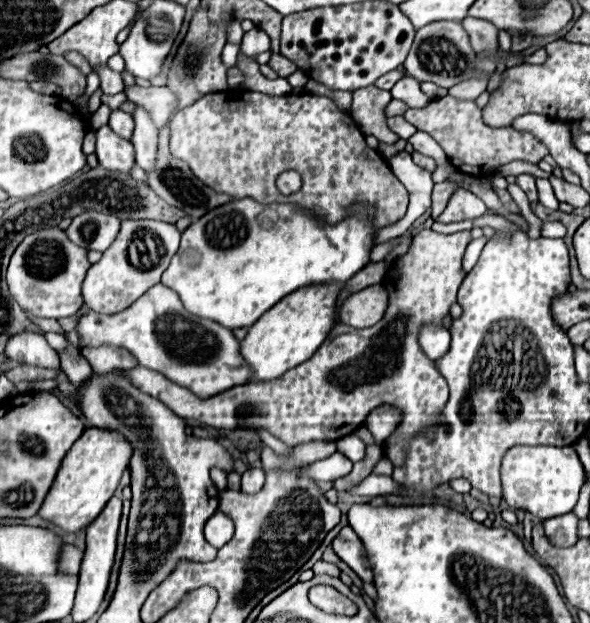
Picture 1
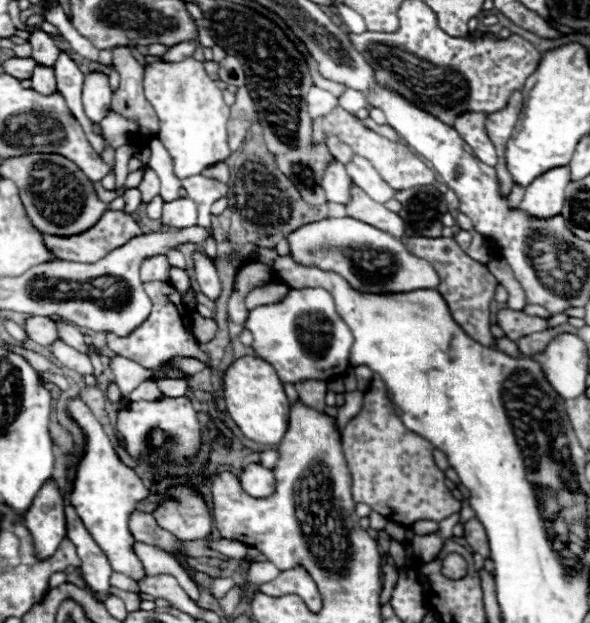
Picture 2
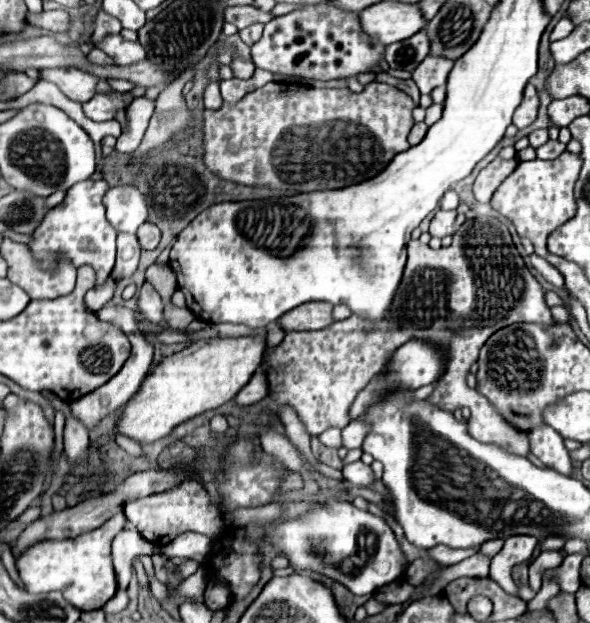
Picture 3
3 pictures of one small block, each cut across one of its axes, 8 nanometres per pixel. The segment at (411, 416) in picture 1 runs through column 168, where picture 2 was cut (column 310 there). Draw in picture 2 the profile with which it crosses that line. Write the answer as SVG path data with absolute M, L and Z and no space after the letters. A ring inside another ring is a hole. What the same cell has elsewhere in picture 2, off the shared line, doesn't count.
M310 380L310 382L298 384L296 390L298 390L300 400L302 400L308 408L314 408L314 410L324 410L324 408L326 408L326 402L324 402L324 396L326 396L326 382Z

